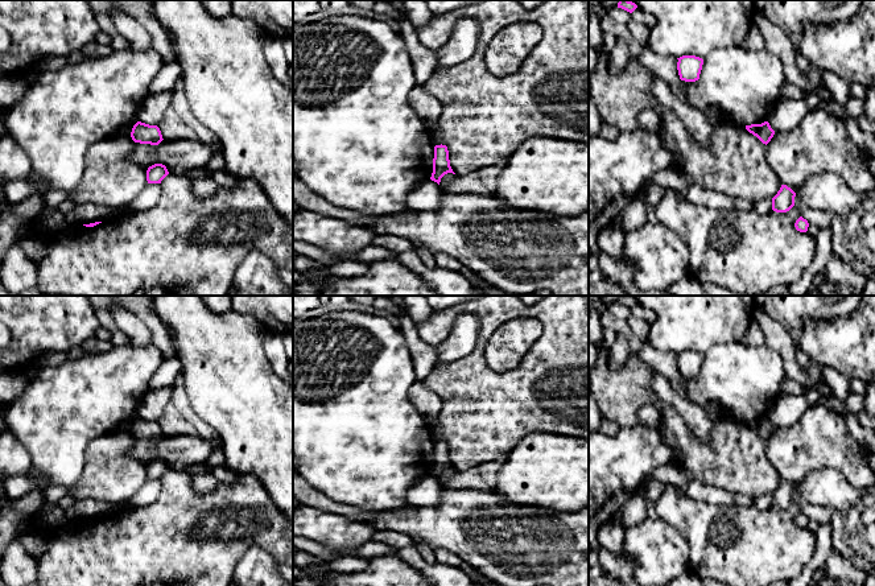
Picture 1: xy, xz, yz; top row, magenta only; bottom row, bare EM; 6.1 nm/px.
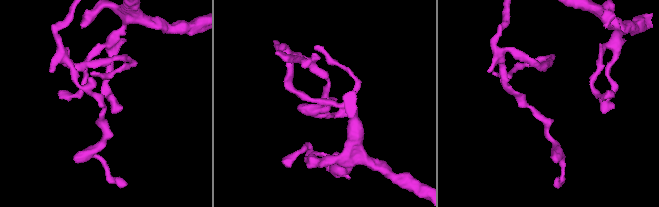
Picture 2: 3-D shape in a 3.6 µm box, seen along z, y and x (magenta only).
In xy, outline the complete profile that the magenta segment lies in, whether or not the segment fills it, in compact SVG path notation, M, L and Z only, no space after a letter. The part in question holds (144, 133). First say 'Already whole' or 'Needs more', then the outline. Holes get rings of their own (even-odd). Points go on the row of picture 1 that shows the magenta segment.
Already whole. M137 121L131 132L131 137L135 143L158 145L164 139L157 125L149 125Z

